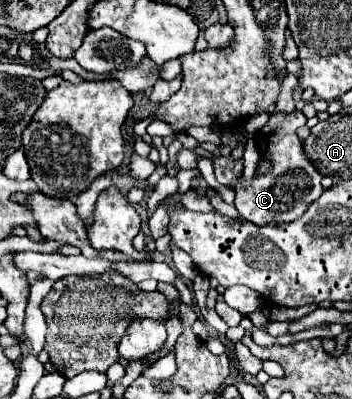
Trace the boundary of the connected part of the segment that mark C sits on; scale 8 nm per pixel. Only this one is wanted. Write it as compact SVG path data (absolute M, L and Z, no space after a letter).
M293 111L289 115L285 113L277 113L269 119L269 123L257 133L257 145L259 145L259 151L261 151L261 157L263 159L269 159L273 163L273 171L265 177L253 177L253 181L245 181L243 179L243 161L235 161L231 157L215 157L211 153L211 159L213 159L213 167L215 167L215 177L221 185L231 185L235 189L235 207L239 211L239 215L249 221L249 223L255 223L255 225L271 225L271 223L289 223L289 221L295 221L297 217L301 217L307 207L323 193L323 187L321 187L321 175L319 171L311 165L311 161L307 161L307 157L303 155L303 149L301 149L301 139L297 137L297 129L301 125L305 125L307 117L301 113L301 111Z

